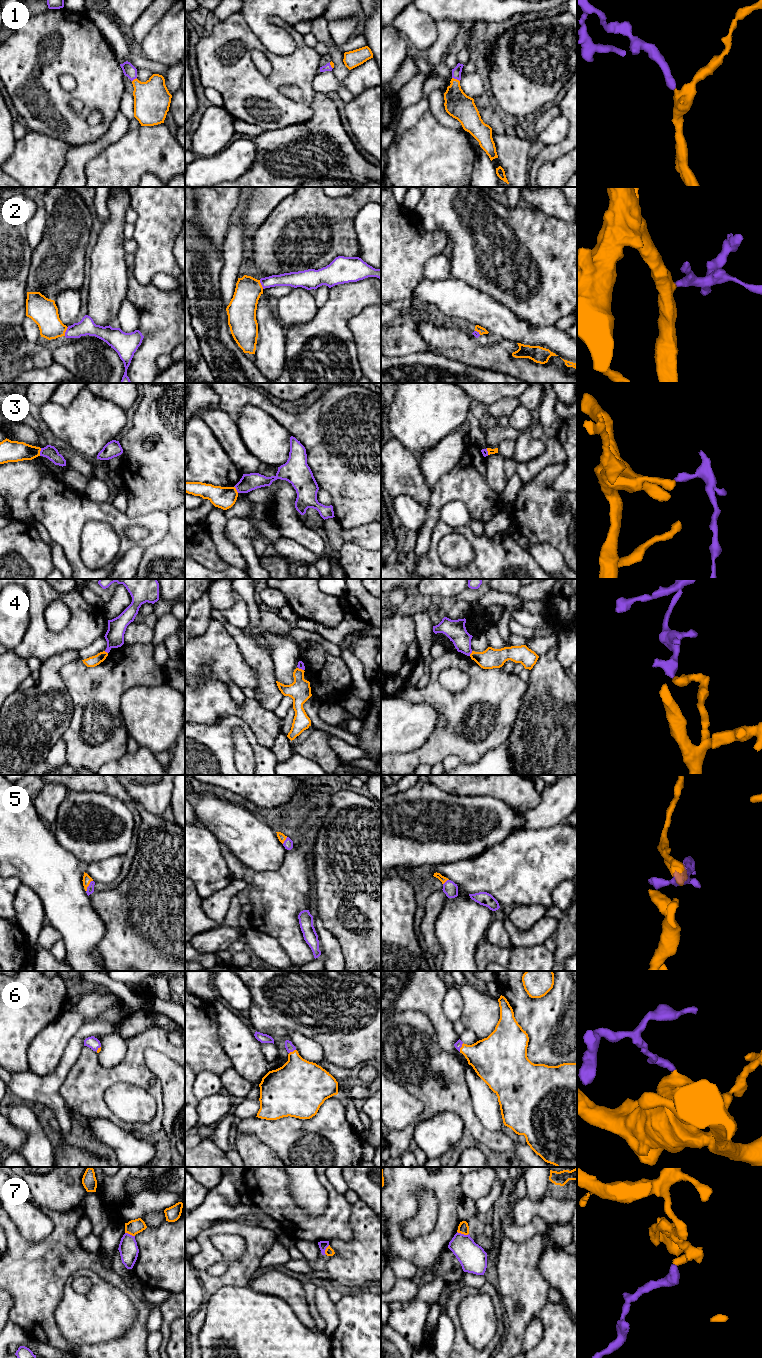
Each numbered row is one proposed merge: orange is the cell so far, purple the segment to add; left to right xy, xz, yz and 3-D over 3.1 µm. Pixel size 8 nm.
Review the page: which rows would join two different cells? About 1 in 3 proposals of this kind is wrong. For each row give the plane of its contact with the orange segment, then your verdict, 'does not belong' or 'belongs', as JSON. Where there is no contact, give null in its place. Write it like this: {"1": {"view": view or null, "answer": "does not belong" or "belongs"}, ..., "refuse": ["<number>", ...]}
{"1": {"view": "yz", "answer": "belongs"}, "2": {"view": "xy", "answer": "belongs"}, "3": {"view": "xy", "answer": "does not belong"}, "4": {"view": "yz", "answer": "does not belong"}, "5": {"view": "xy", "answer": "belongs"}, "6": {"view": "yz", "answer": "belongs"}, "7": {"view": "yz", "answer": "does not belong"}, "refuse": ["3", "4", "7"]}

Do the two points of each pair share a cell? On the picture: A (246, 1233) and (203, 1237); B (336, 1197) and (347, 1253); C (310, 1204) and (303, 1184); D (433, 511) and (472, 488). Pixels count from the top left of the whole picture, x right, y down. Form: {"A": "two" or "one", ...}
{"A": "one", "B": "two", "C": "one", "D": "one"}

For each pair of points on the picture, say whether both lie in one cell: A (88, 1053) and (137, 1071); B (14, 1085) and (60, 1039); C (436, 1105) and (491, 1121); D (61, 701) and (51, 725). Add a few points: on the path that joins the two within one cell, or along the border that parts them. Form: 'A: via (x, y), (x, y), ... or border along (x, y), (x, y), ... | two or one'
A: via (96, 1066), (102, 1072), (124, 1072) | one
B: border along (29, 1069), (39, 1075), (52, 1073) | two
C: border along (469, 1095), (480, 1121), (497, 1131) | two
D: via (55, 707), (51, 711), (51, 719) | one

